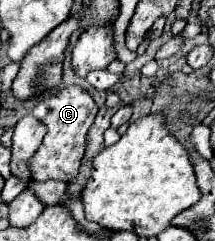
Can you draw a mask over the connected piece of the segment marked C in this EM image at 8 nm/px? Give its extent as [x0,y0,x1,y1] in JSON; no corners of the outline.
[29,85,97,183]

